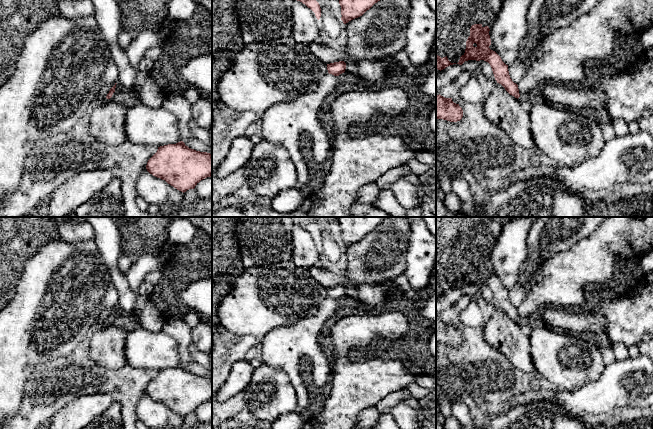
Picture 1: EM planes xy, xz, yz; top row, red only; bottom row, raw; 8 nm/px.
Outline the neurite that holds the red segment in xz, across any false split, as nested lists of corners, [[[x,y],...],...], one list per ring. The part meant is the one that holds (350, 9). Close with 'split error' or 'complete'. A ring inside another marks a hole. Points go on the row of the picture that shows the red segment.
[[[339,0],[341,6],[341,20],[344,24],[362,16],[380,0]]] | complete

